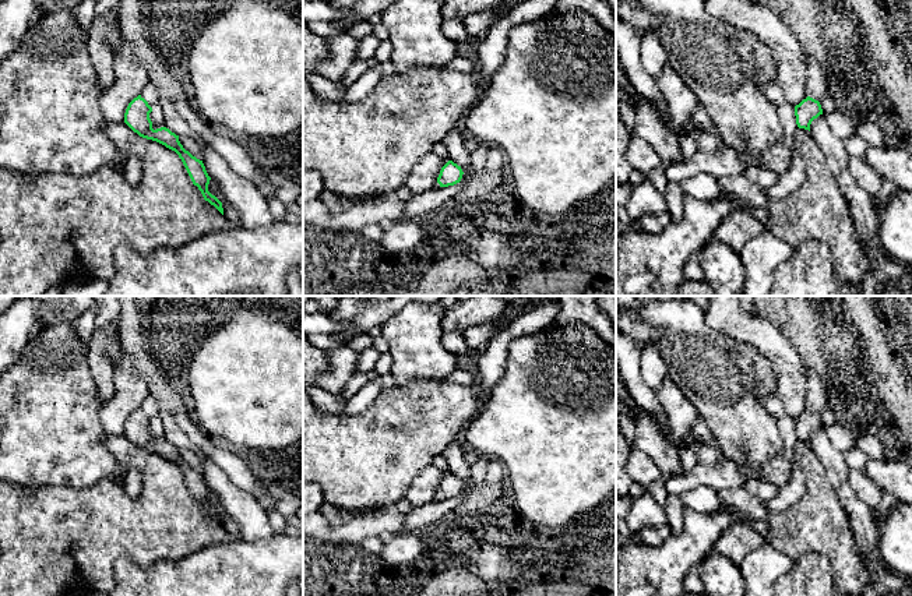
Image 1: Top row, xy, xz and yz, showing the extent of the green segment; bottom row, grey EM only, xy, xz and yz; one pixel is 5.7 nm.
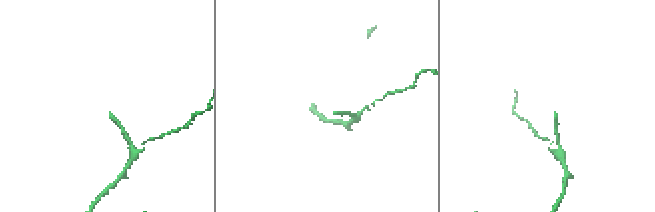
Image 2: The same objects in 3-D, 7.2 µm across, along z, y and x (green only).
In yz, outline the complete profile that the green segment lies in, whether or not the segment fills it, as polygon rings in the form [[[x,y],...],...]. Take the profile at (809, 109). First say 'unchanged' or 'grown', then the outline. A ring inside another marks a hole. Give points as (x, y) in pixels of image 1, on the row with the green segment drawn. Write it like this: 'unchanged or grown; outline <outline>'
grown; outline [[[809,57],[806,60],[807,77],[806,92],[807,98],[795,106],[796,124],[799,128],[810,131],[810,124],[814,119],[823,114],[820,100],[827,95],[827,80],[820,63]]]

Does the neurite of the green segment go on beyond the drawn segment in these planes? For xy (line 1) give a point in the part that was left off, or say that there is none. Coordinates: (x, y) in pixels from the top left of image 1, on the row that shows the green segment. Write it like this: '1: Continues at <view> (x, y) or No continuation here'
1: No continuation here

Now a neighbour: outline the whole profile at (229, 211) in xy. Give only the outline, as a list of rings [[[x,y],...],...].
[[[212,179],[209,180],[208,191],[222,202],[223,216],[228,223],[236,226],[239,223],[237,209],[225,198],[219,184]]]

